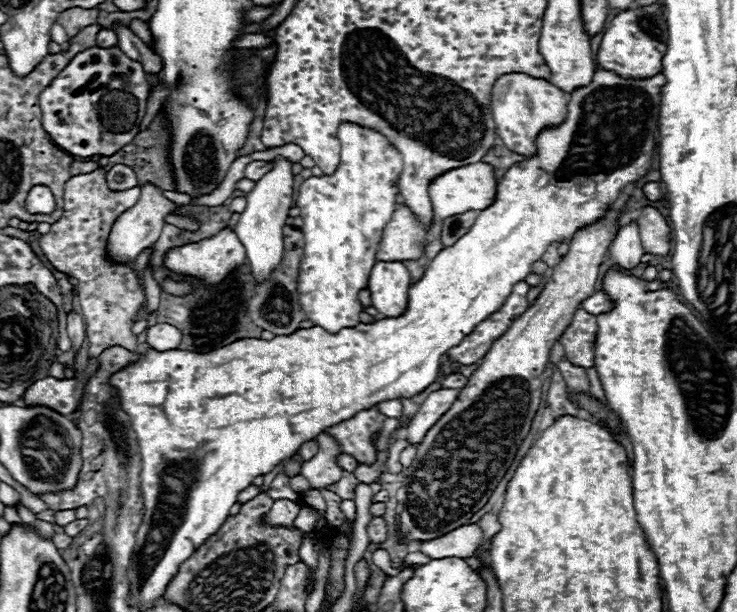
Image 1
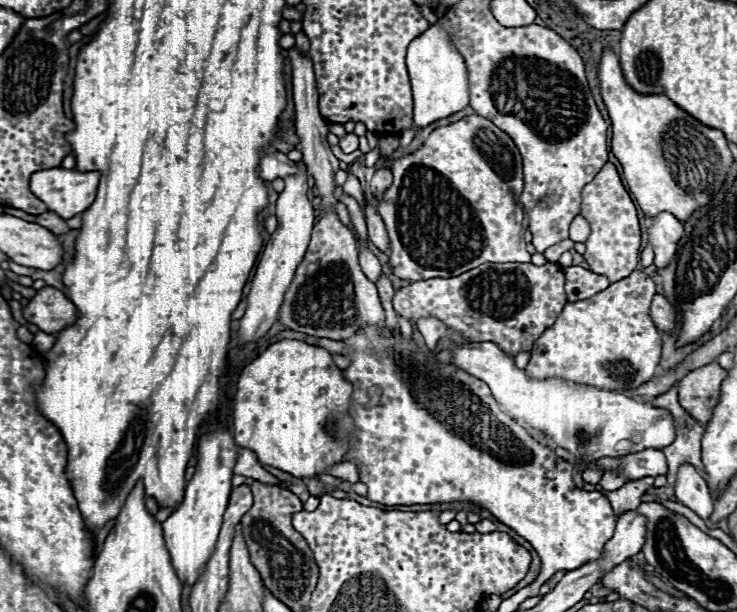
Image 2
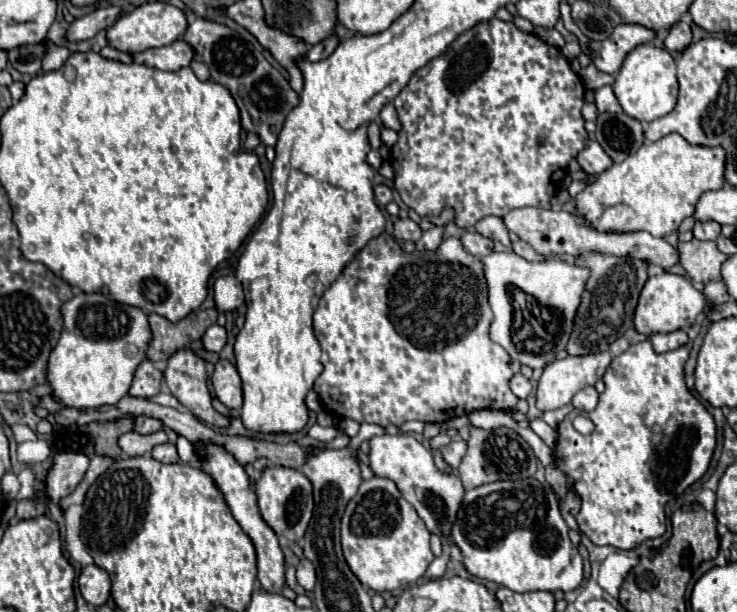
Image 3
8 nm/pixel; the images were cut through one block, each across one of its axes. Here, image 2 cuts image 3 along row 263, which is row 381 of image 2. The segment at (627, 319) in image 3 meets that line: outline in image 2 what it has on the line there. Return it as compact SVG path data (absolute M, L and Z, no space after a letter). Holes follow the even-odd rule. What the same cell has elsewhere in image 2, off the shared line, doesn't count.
M642 270L578 302L568 302L556 322L536 340L526 374L536 380L564 378L606 390L640 386L654 376L662 356L662 336L650 318L654 282Z

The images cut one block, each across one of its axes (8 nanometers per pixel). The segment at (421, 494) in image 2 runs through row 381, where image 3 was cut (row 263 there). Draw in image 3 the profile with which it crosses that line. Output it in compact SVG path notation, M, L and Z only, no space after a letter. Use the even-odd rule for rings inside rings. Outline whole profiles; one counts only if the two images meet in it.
M380 234L376 240L370 240L354 258L348 262L348 266L342 270L342 274L328 286L328 290L322 294L320 304L314 312L314 334L320 342L322 348L322 364L324 372L316 378L314 390L318 392L322 406L328 414L342 416L342 418L352 418L356 422L368 422L368 424L378 424L382 428L394 424L402 426L408 420L422 420L422 422L446 422L456 416L470 414L474 410L482 408L494 408L494 410L512 410L516 406L516 396L508 388L508 380L520 372L520 364L512 360L504 348L494 344L488 338L488 328L492 322L492 312L488 308L488 290L484 284L484 274L480 268L480 258L468 254L458 238L444 240L436 252L404 252L394 238Z

